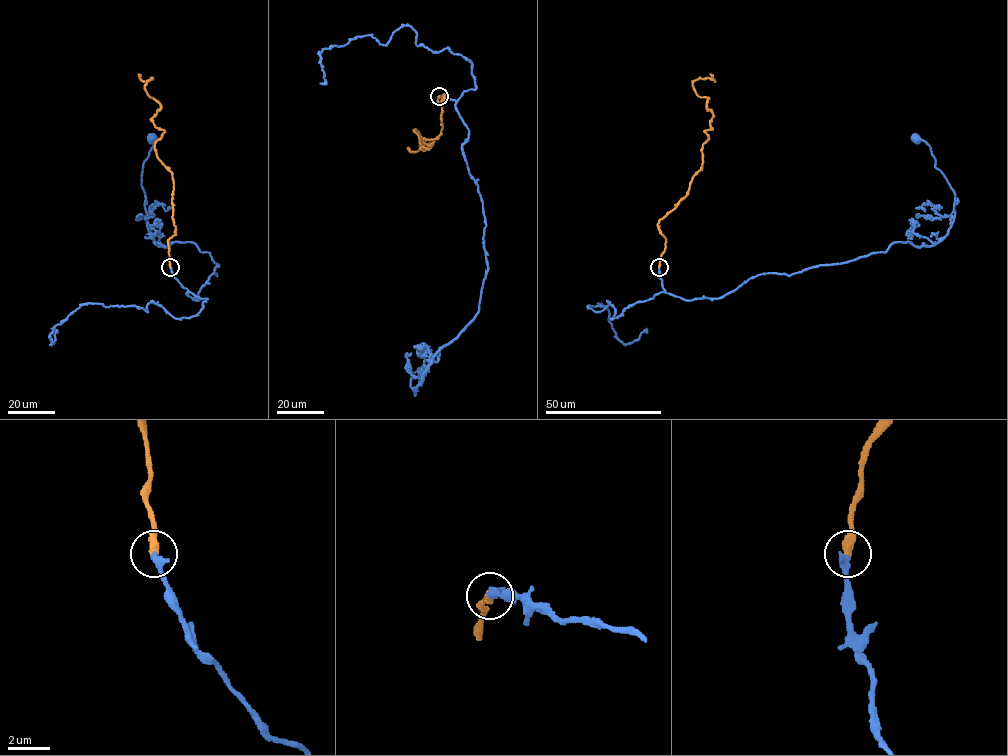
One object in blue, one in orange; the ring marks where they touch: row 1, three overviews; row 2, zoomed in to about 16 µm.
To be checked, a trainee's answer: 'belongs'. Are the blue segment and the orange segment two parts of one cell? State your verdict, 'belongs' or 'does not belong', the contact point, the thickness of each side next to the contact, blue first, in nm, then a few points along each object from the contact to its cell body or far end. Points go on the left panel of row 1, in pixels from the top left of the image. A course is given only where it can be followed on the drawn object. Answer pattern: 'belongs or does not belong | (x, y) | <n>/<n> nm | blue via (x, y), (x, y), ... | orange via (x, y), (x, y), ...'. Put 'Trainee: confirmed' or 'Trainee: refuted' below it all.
belongs | (170, 267) | 360/440 nm | blue via (170, 267), (198, 300), (193, 298), (218, 264), (194, 243), (158, 246), (150, 234), (141, 177), (152, 139) | orange via (170, 267), (172, 173), (155, 148), (164, 130), (152, 119), (160, 105), (145, 88), (152, 78), (138, 74)
Trainee: confirmed

